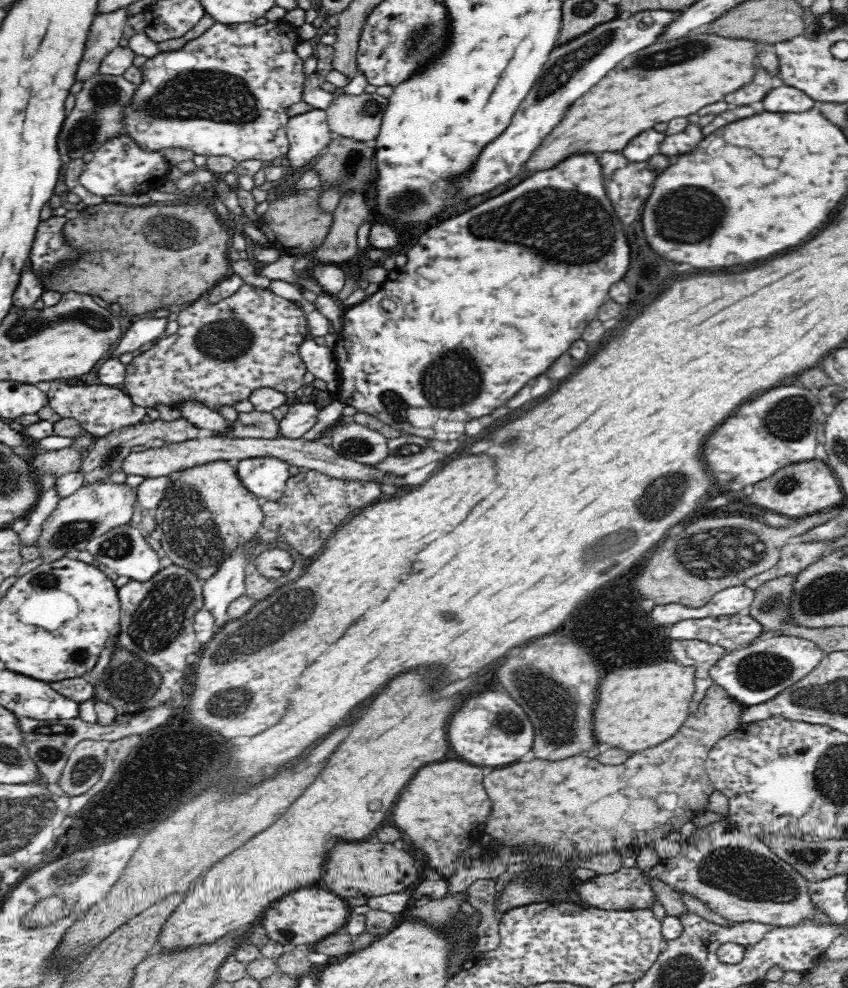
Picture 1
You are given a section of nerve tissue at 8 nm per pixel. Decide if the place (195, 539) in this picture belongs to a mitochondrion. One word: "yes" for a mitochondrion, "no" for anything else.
yes

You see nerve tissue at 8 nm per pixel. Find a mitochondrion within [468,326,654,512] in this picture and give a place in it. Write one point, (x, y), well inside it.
(506, 438)

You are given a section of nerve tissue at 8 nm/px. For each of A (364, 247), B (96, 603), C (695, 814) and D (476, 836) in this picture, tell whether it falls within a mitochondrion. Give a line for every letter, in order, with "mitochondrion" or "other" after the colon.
A: other
B: other
C: other
D: other

